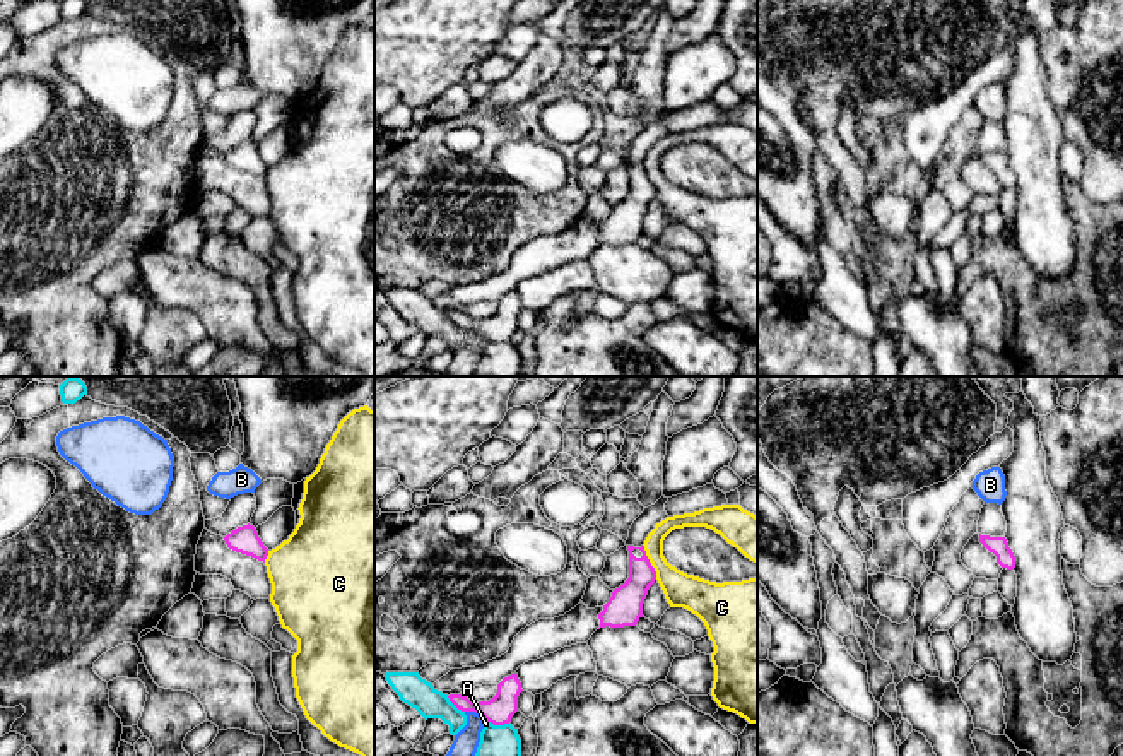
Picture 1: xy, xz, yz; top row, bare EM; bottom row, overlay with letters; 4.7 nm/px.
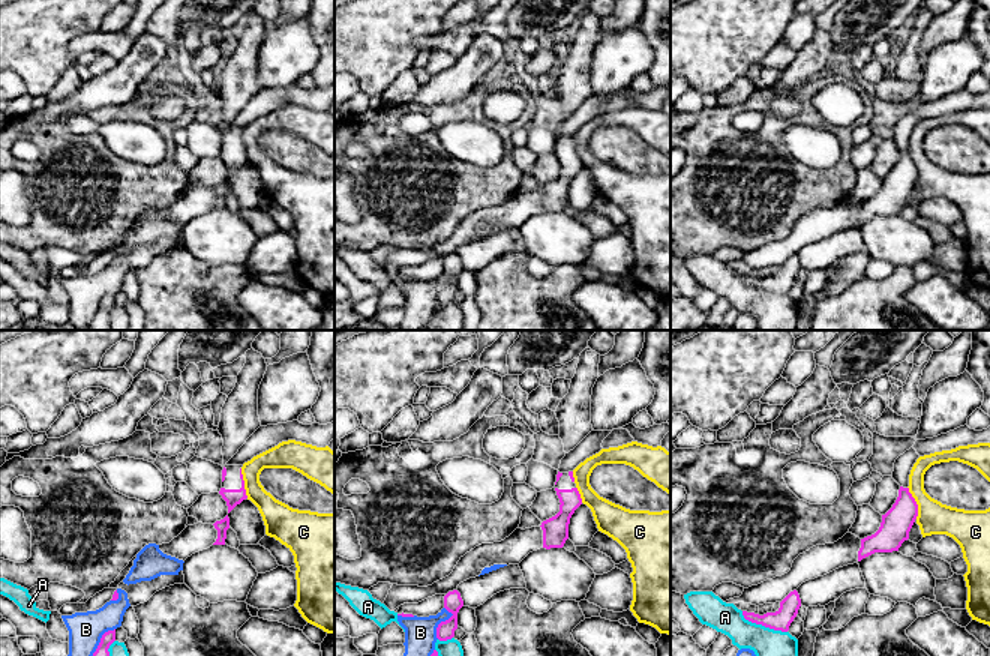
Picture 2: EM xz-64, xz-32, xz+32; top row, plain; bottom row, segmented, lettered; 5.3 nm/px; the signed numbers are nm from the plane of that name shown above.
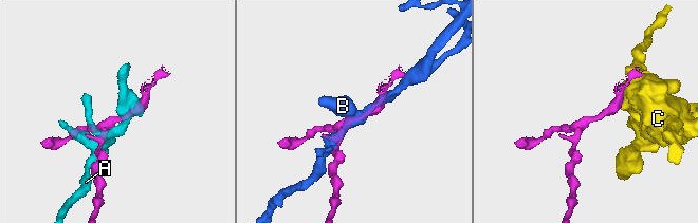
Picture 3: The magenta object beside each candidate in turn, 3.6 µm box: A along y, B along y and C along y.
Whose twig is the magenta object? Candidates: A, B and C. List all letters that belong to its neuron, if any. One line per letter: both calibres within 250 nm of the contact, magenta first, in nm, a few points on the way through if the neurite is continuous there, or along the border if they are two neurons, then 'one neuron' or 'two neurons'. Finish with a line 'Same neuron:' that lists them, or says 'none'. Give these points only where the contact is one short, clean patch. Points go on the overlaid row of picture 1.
A: 130/140 nm | two neurons
B: 130/120 nm | along xz (465, 710), (474, 710), (486, 719) | two neurons
C: 170/160 nm | two neurons
Same neuron: none

